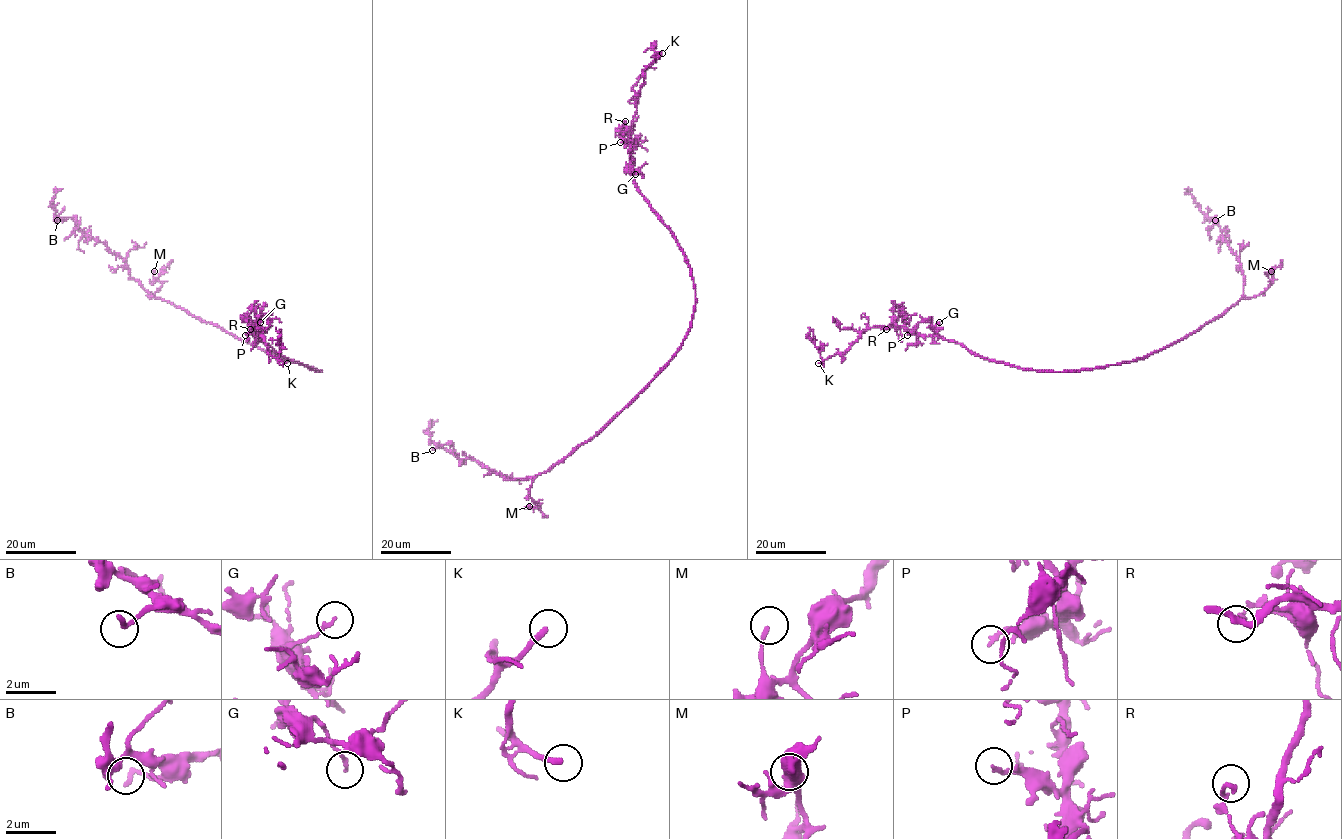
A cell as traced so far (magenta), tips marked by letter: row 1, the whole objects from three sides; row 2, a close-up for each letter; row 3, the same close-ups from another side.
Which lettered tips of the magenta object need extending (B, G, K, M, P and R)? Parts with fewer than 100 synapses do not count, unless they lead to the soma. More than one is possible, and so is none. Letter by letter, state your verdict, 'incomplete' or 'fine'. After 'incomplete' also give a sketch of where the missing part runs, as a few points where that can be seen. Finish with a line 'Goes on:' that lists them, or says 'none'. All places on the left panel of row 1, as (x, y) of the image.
B: fine
G: fine
K: incomplete; course (287, 363), (317, 372), (306, 382), (259, 388), (201, 382), (188, 376)
M: fine
P: fine
R: fine
Goes on: K

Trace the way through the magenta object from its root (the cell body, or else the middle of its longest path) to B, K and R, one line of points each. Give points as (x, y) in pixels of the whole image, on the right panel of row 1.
B: (1119, 363), (1143, 359), (1180, 340), (1242, 297), (1244, 278), (1240, 261), (1215, 220)
K: (1119, 363), (1067, 371), (1021, 369), (895, 325), (867, 328), (845, 352), (818, 363)
R: (1119, 363), (1067, 371), (1021, 369), (976, 356), (960, 344), (940, 337), (920, 336), (902, 327), (886, 329)

